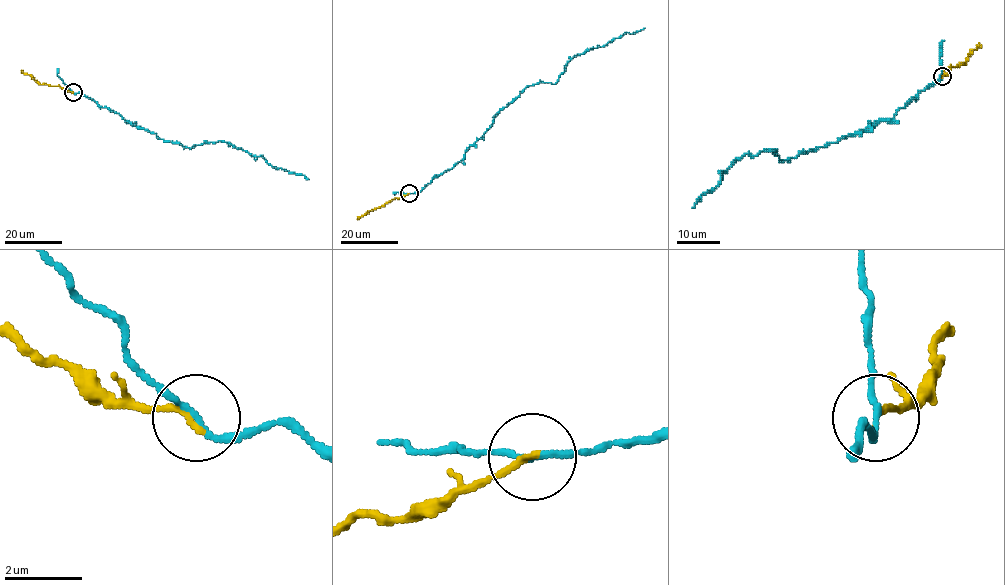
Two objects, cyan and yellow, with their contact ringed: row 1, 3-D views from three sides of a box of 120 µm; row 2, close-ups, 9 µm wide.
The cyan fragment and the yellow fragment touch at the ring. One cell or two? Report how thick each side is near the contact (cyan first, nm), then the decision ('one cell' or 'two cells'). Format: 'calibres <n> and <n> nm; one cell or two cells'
calibres 140 and 180 nm; two cells

